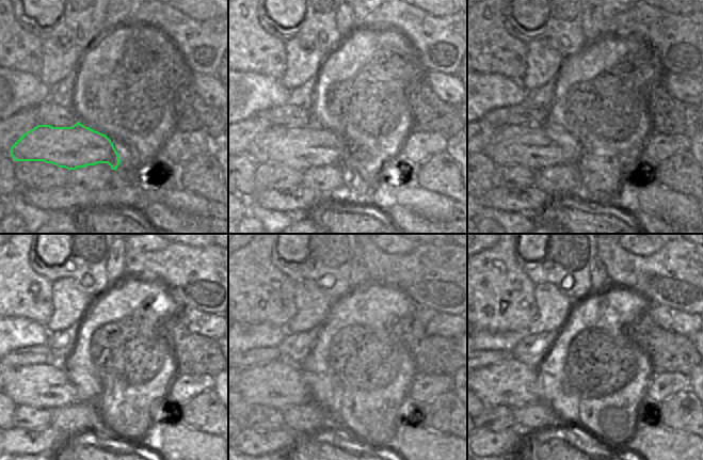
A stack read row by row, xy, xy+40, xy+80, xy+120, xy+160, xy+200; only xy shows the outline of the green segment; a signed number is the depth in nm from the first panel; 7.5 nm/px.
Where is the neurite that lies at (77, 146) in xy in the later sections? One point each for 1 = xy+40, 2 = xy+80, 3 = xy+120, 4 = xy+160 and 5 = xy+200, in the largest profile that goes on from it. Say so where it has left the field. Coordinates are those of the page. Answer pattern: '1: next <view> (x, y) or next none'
1: next xy+40 (300, 148)
2: next xy+80 (528, 146)
3: next xy+120 (40, 385)
4: next xy+160 (280, 384)
5: next xy+200 (511, 383)

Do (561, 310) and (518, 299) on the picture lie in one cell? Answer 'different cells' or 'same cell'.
different cells

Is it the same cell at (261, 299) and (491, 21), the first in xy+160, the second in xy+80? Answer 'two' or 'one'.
one

